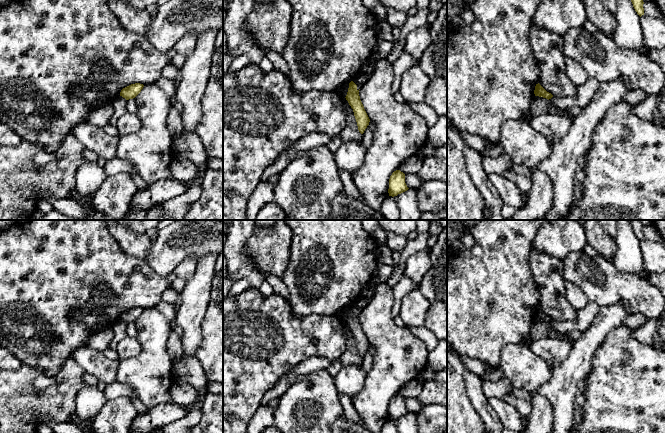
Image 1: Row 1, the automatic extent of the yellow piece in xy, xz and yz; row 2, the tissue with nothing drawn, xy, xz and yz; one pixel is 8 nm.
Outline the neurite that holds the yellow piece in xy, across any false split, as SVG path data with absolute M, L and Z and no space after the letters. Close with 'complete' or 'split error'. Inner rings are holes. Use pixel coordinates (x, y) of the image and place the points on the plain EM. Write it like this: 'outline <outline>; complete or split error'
outline M140 307L131 308L123 312L120 316L120 320L126 324L135 322L143 313L144 309Z; complete

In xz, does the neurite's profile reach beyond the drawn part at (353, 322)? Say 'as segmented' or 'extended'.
as segmented

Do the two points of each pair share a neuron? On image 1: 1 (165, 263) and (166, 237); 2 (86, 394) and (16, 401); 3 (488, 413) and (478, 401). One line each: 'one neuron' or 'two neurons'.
1: one neuron
2: two neurons
3: one neuron

